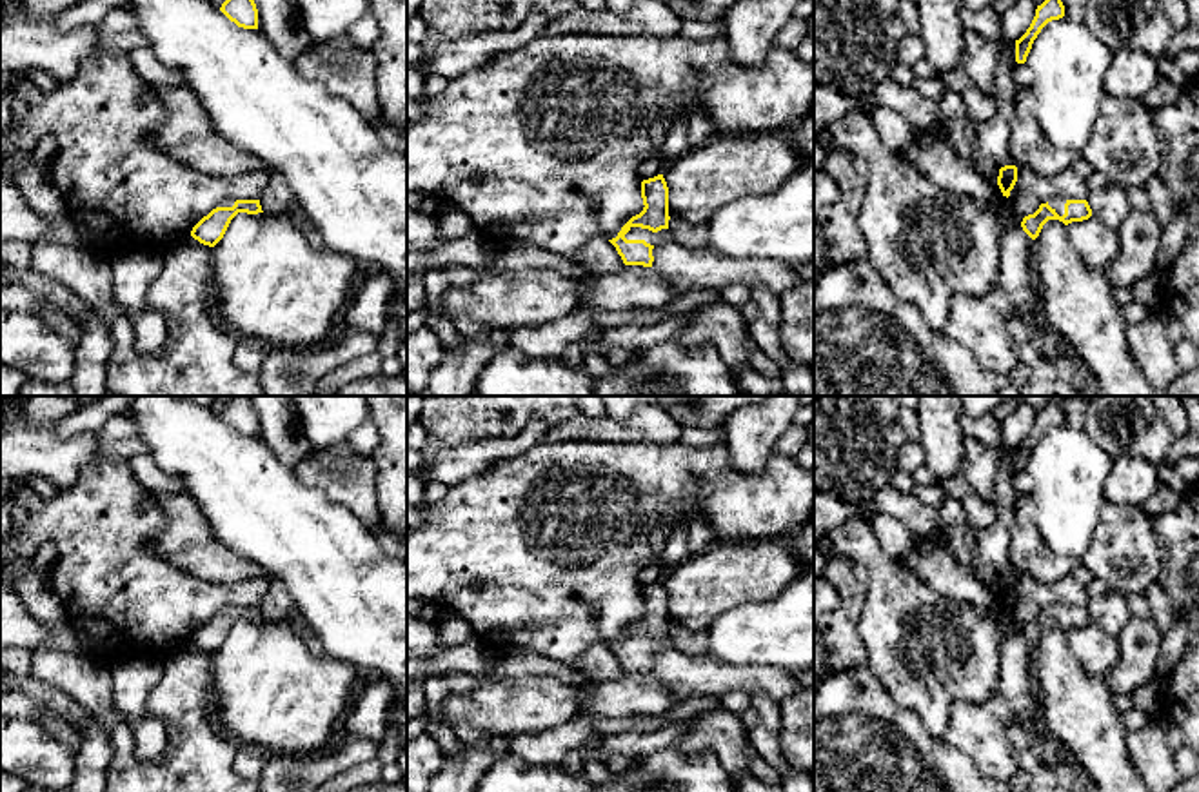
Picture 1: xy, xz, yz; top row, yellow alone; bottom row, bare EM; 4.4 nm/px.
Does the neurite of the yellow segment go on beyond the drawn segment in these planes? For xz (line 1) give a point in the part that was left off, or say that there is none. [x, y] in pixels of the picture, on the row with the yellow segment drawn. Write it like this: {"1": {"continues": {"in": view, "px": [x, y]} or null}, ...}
{"1": {"continues": {"in": "xz", "px": [636, 233]}}}

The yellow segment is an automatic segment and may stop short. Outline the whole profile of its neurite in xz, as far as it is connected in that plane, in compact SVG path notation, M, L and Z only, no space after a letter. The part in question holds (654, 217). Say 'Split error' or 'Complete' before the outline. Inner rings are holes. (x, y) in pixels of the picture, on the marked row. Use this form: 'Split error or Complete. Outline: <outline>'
Split error. Outline: M663 174L641 182L641 198L643 211L609 242L625 265L652 267L652 249L663 240L674 240L669 229L669 187Z

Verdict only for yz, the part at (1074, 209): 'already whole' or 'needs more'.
needs more

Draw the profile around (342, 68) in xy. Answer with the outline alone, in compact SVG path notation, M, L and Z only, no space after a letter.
M343 35L329 42L309 42L291 62L302 76L351 102L367 122L378 118L372 49L358 47Z

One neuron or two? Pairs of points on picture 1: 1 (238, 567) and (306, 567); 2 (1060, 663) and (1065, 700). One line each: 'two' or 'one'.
1: two
2: one

